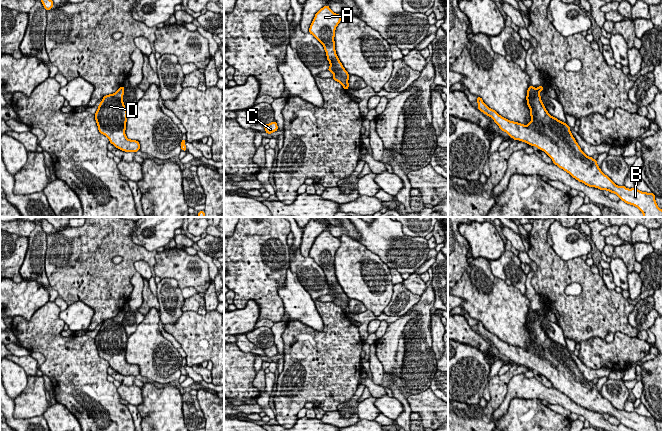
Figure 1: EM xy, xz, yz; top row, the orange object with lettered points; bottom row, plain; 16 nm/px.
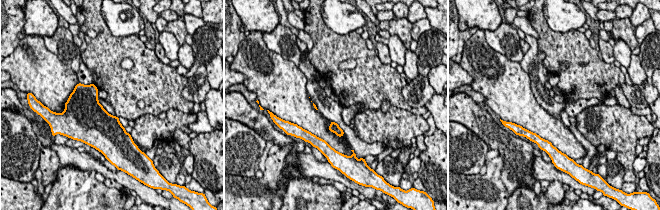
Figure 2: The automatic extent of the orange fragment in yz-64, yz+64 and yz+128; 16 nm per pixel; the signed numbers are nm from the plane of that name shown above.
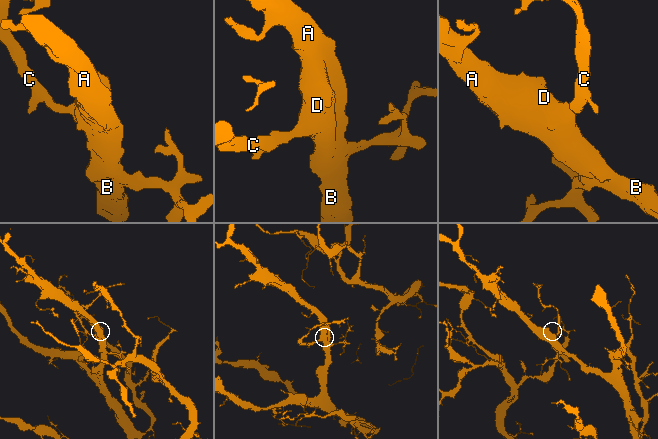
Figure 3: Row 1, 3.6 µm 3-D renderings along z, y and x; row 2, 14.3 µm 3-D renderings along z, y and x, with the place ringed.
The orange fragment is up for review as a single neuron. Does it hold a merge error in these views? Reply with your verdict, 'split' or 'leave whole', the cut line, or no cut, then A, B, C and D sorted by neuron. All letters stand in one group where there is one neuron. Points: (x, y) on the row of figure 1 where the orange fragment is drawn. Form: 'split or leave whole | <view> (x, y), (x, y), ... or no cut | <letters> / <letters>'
leave whole | no cut | A B C D

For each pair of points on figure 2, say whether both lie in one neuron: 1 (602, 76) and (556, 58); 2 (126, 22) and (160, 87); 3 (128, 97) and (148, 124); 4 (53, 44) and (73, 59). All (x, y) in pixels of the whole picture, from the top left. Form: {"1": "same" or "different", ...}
{"1": "same", "2": "different", "3": "different", "4": "same"}

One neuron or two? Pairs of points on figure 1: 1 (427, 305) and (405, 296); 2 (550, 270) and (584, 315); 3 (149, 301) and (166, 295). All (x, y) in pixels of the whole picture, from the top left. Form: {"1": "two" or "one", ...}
{"1": "two", "2": "one", "3": "two"}

